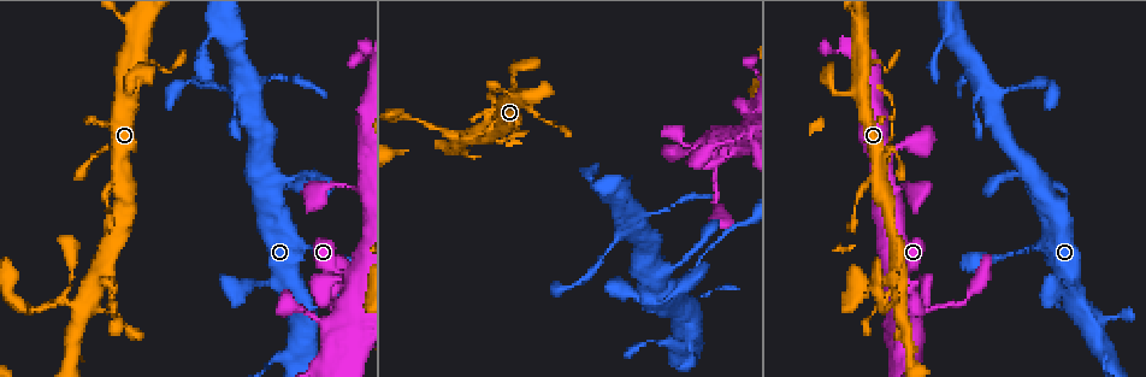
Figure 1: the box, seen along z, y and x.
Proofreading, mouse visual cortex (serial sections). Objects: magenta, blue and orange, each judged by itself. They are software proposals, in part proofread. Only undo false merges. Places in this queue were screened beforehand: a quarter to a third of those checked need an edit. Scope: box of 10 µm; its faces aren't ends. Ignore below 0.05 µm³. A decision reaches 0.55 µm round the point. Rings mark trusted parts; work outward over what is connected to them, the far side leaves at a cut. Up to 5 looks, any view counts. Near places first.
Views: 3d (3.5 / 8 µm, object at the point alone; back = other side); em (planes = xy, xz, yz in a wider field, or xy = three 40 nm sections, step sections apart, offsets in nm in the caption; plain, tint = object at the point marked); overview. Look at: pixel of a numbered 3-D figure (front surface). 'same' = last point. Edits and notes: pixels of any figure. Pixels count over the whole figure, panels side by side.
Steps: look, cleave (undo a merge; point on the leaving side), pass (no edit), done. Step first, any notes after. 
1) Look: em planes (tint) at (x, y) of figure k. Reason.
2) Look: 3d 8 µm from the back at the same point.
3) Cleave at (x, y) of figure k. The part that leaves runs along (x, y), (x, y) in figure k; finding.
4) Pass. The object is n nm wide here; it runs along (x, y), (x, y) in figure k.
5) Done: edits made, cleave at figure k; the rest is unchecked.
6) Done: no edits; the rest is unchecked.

Look: 3d 3.5 µm at (350, 282) of figure 1. Sharp bend.

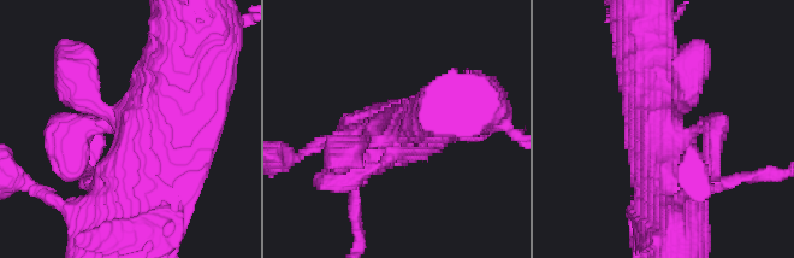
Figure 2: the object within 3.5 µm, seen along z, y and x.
Look: em planes (tint) at (397, 135) of figure 2.

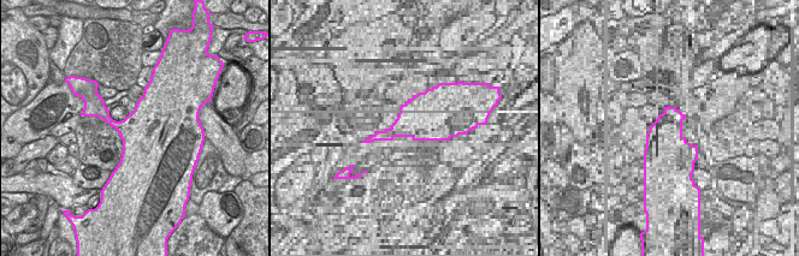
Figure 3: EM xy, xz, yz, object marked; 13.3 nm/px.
Pass. The object is 800 nm wide here; it runs along (685, 88), (673, 129), (712, 136) in figure 2; one cell here.

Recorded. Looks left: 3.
Look: 3d 3.5 µm from the back at (665, 268) of figure 1. Three-way junction.

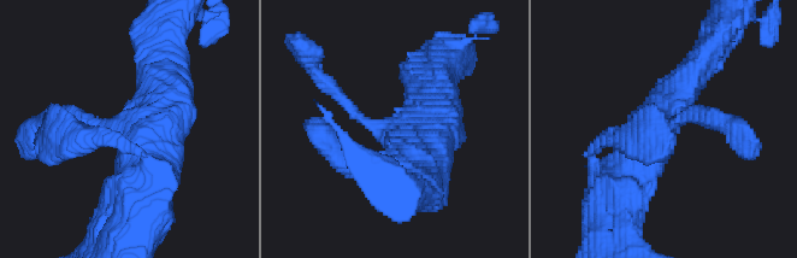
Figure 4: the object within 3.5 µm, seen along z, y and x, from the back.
Look: em xy step 5 (tint) at (125, 128) of figure 4. 3 arms meet here; the arms are 200, 500, 600 nm wide; need the tissue.

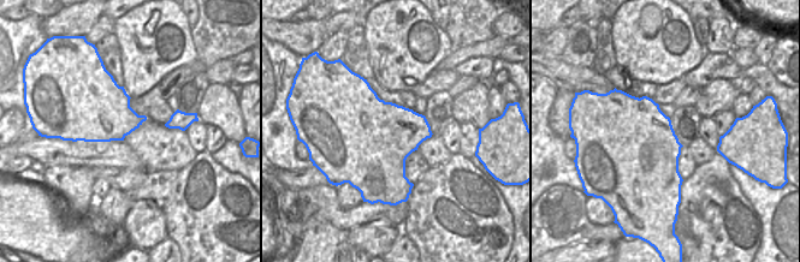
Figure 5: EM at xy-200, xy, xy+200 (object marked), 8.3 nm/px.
Pass. The object is 700 nm wide here; it runs along (408, 174), (415, 150), (364, 122), (331, 87) in figure 4; one cell here.

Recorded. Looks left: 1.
Done: no edits; the rest is unchecked.

